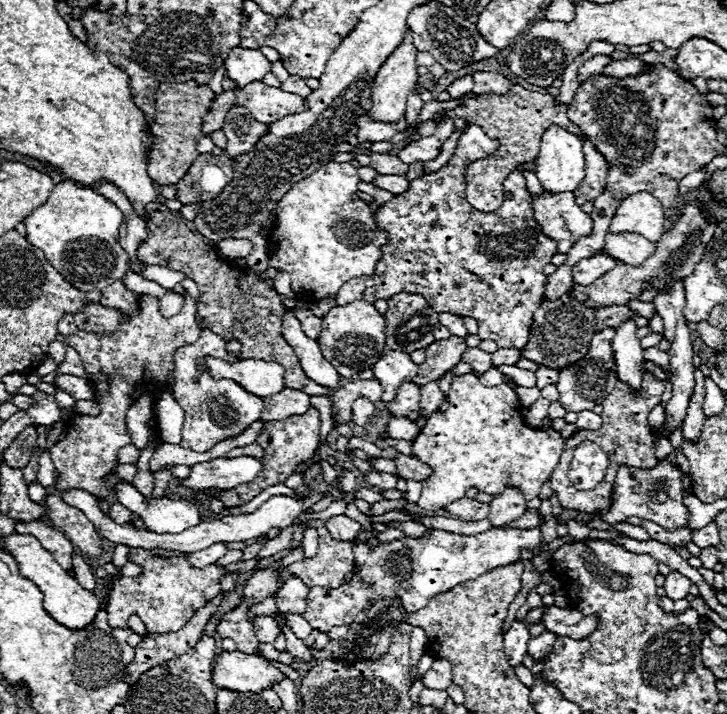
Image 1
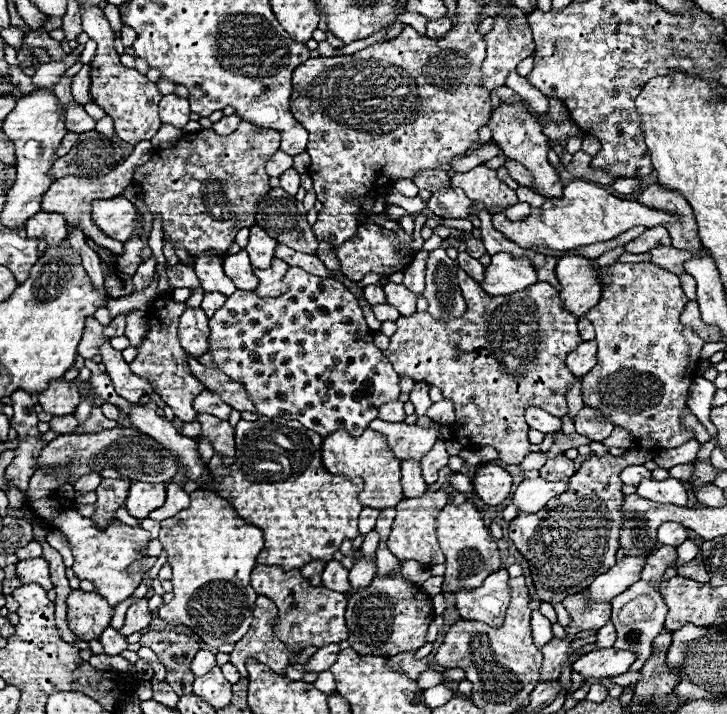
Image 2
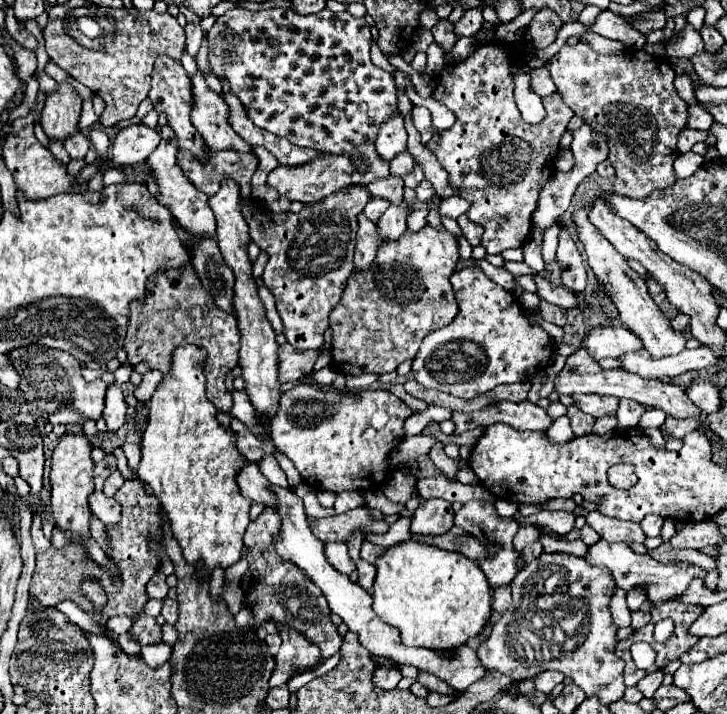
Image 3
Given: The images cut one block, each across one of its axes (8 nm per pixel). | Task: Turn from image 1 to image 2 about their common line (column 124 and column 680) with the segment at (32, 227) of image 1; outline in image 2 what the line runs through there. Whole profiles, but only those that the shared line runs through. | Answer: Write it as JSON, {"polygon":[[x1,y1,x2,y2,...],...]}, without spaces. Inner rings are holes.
{"polygon":[[654,248,650,250,652,264,660,264,660,268,668,268,668,272,676,272,678,276,684,274,684,260,690,258,688,252,680,252,676,248]]}

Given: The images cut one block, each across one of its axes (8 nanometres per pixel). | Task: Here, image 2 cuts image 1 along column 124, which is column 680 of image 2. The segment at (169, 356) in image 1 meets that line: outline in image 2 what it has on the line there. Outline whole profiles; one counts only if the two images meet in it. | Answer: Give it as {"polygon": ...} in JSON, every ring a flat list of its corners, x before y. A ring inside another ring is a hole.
{"polygon":[[616,262,610,266,610,272,612,272,610,286,604,286,602,300,586,314,586,318,596,328,598,364,596,368,592,368,588,376,582,378,582,398,588,406,600,408,606,414,606,418,612,420,616,426,630,430,636,436,638,446,652,450,682,446,684,442,692,440,692,434,684,430,680,414,686,408,688,388,694,382,692,374,696,372,702,346,706,344,704,340,700,340,700,336,696,336,696,332,692,332,692,328,684,328,678,320,688,298,680,288,678,276,656,264]]}

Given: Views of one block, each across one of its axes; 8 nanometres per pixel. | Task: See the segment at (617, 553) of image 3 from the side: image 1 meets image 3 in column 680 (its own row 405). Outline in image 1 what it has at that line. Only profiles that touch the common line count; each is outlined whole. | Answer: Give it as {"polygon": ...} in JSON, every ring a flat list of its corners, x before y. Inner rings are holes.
{"polygon":[[604,328,602,332,598,332,592,338,588,356,584,356,580,362,576,362,570,368,564,368,560,372,560,378,556,382,560,398,558,402,572,412,582,412,582,410,592,410,592,406,600,404,616,386,616,364,614,364,614,356,612,356,612,338,614,338,616,330,614,328]]}

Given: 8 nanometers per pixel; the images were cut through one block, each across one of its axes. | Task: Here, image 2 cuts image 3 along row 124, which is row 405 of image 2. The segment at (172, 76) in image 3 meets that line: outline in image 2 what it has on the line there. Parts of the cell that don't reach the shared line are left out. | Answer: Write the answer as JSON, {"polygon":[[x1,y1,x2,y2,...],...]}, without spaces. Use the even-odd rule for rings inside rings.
{"polygon":[[158,296,150,304,150,308,146,310,148,334,140,342,138,356,134,362,130,362,130,368,134,374,144,376,146,380,150,380,150,384,154,384,156,392,174,410,176,418,180,418,182,422,194,422,196,410,192,402,206,388,204,384,200,384,200,380,196,380,196,376,192,376,192,372,188,372,188,356,178,342,178,318,182,316,184,310,186,310,186,304,174,302,172,298,166,298,166,296]]}

